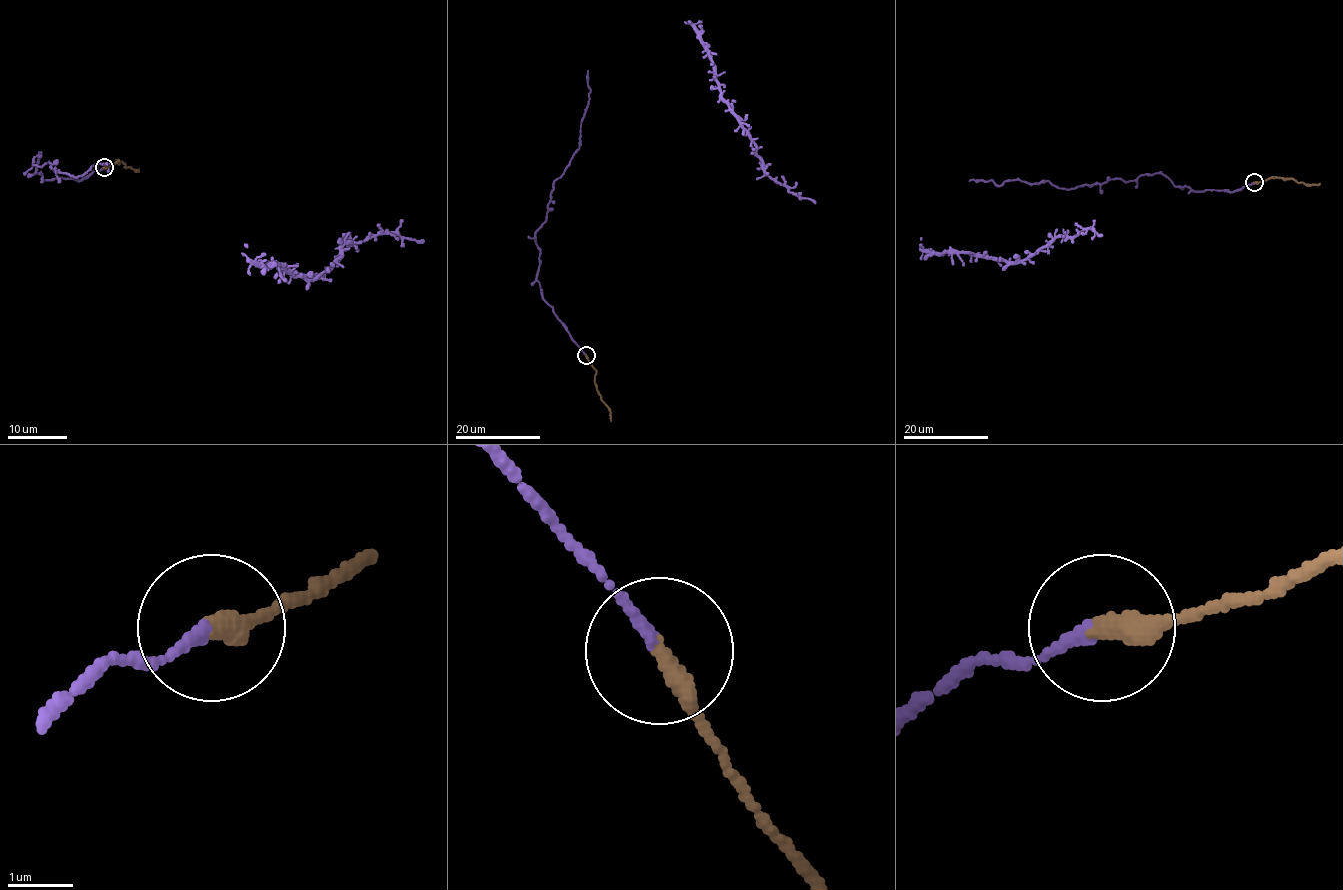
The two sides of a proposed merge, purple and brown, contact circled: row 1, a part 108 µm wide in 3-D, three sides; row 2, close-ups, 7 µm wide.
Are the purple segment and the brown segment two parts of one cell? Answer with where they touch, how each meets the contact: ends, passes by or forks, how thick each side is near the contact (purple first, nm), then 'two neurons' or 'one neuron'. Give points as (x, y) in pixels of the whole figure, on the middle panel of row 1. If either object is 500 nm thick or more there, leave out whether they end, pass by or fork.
at (586, 355); purple ends there; brown ends there; 180 nm thick on the purple side, 360 nm on the other; two neurons

